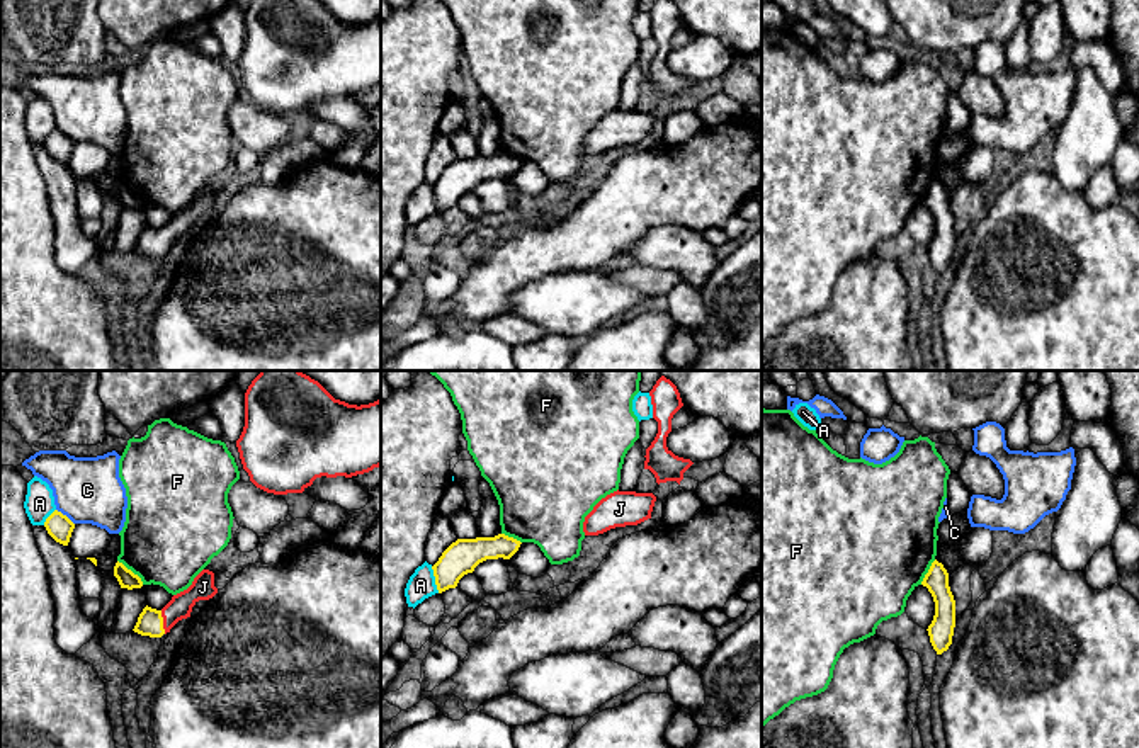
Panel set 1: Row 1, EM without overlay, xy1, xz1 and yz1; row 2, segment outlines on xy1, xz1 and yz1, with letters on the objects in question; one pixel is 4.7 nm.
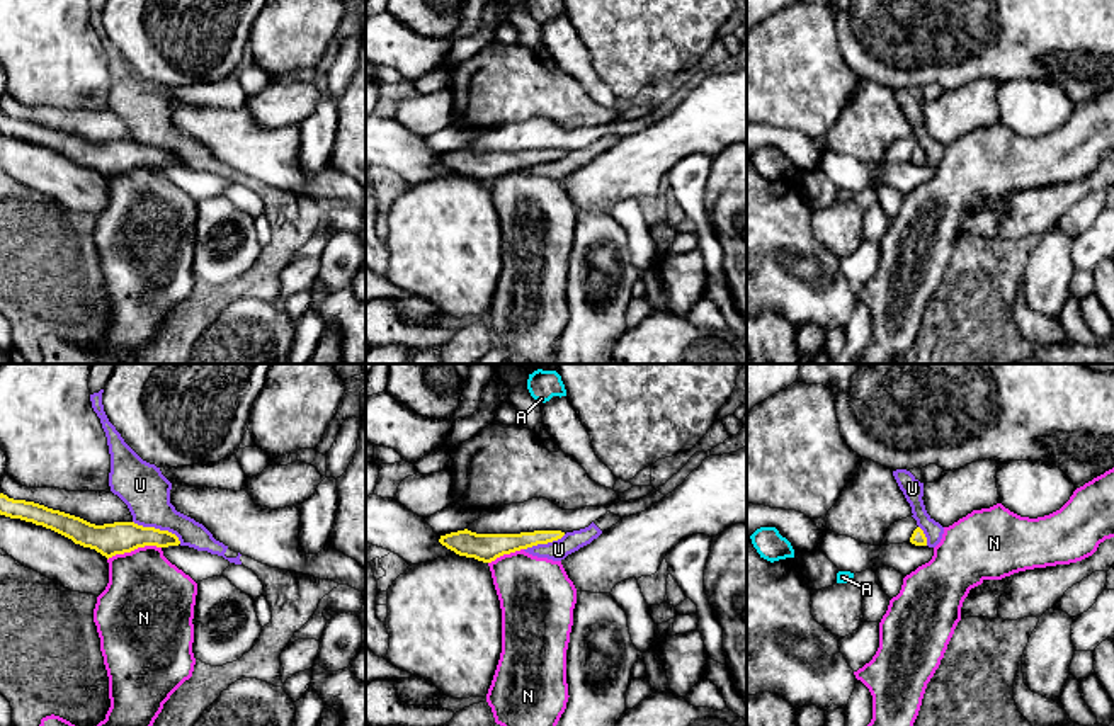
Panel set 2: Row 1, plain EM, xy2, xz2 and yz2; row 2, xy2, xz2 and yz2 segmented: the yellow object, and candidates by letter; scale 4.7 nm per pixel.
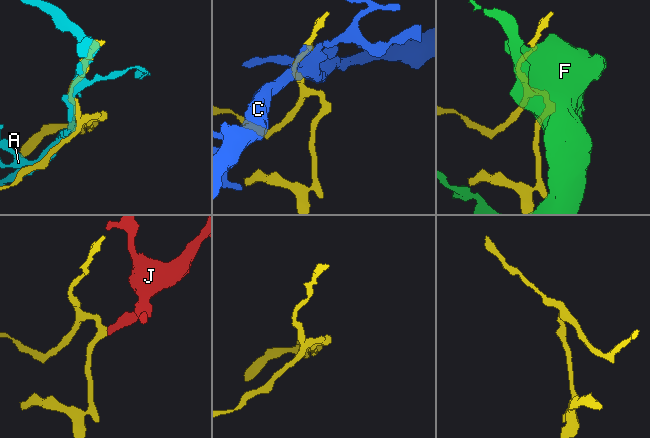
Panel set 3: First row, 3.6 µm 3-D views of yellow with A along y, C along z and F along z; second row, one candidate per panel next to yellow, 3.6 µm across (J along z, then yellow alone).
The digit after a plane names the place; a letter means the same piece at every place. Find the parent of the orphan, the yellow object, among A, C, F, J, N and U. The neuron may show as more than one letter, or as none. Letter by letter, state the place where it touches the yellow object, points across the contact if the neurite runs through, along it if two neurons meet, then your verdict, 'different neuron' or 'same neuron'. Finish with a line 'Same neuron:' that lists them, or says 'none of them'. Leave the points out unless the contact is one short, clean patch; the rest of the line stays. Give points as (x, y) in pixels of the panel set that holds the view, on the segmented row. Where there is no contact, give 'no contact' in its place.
A: meets yellow in xz1 at (436, 580); different neuron
C: meets yellow in xy1 at (65, 515); different neuron
F: meets yellow in xy1 at (130, 570); different neuron
J: meets yellow in xy1 at (162, 623); runs through xy1 (150, 623), (162, 623), (181, 606); same neuron
N: meets yellow in xy2 at (133, 550); different neuron
U: meets yellow in xy2 at (159, 529); border along xy2 (133, 521), (167, 529), (181, 543); different neuron
Same neuron: J

